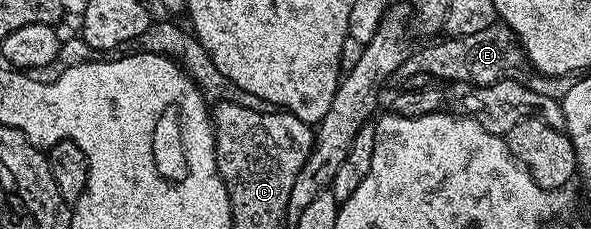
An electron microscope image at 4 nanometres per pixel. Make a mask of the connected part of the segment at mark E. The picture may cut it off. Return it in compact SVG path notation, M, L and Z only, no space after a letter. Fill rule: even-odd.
M498 21L487 29L479 29L479 33L462 35L460 37L445 37L442 43L433 43L430 47L414 50L405 58L403 65L399 65L396 78L404 80L416 74L427 74L430 80L442 81L446 79L449 85L454 83L472 83L474 87L489 87L495 81L504 79L527 80L527 86L535 93L543 93L543 97L551 97L560 101L564 94L571 89L574 76L568 75L539 75L531 74L531 64L517 42L517 36L510 27Z

